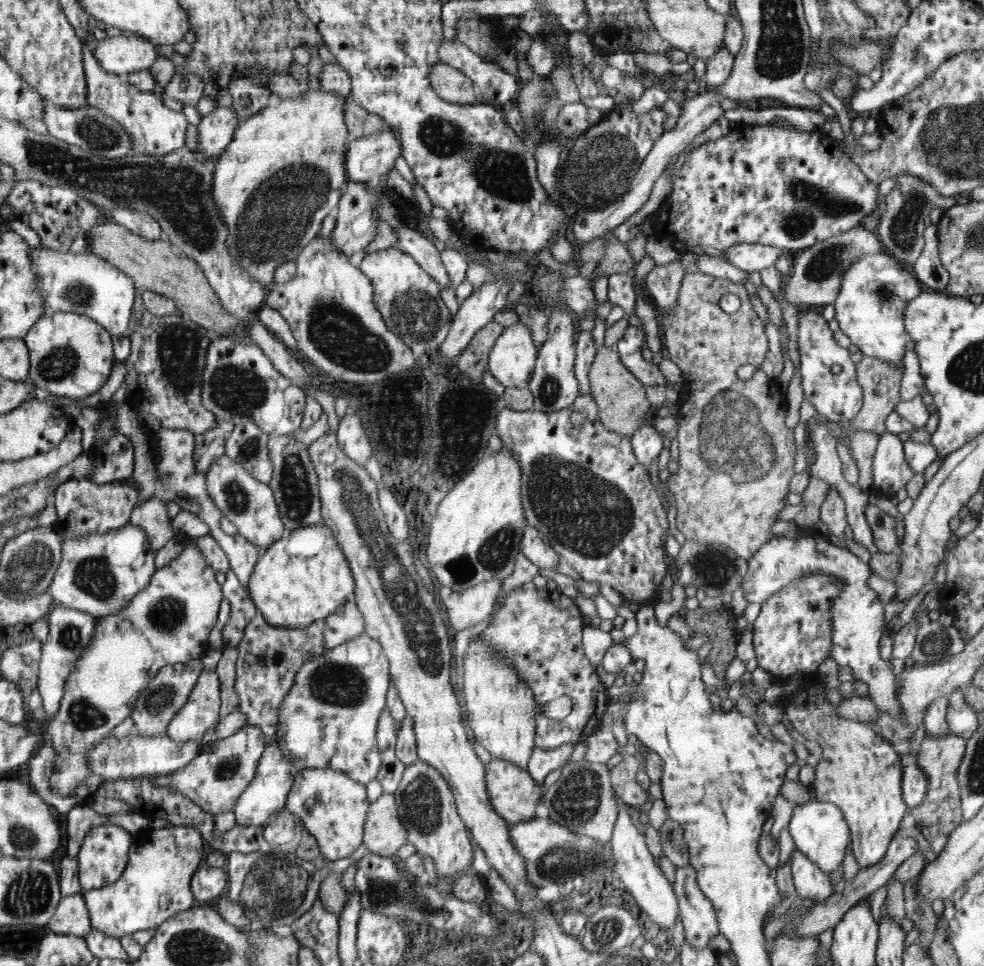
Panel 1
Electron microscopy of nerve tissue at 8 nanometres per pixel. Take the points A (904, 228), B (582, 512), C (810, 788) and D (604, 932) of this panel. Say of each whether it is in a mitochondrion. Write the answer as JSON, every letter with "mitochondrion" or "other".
{"A":"mitochondrion","B":"mitochondrion","C":"other","D":"mitochondrion"}

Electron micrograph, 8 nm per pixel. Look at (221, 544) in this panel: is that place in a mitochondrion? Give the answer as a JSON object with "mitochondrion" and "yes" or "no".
{"mitochondrion":"no"}

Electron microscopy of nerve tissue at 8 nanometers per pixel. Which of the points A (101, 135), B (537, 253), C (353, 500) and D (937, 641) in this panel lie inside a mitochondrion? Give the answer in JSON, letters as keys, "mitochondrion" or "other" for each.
{"A":"mitochondrion","B":"other","C":"mitochondrion","D":"mitochondrion"}

